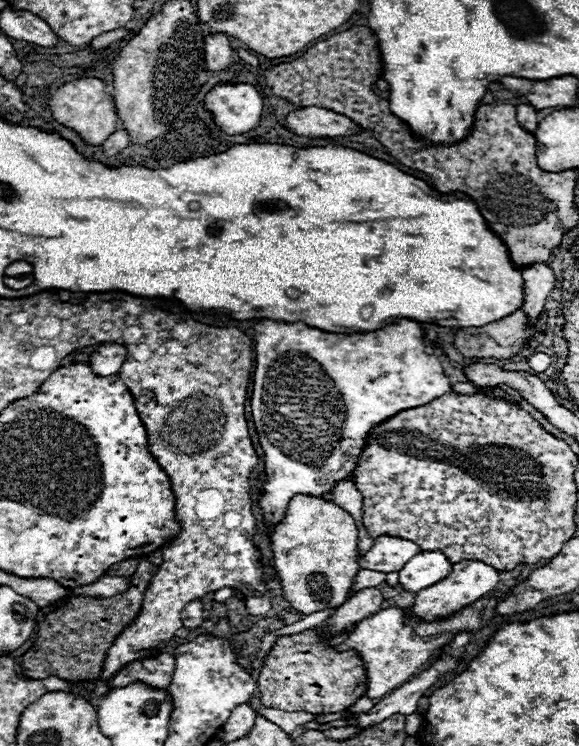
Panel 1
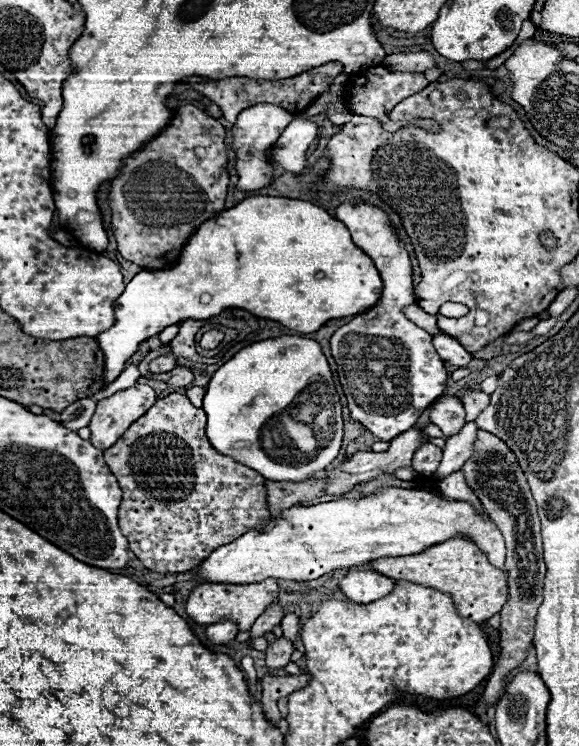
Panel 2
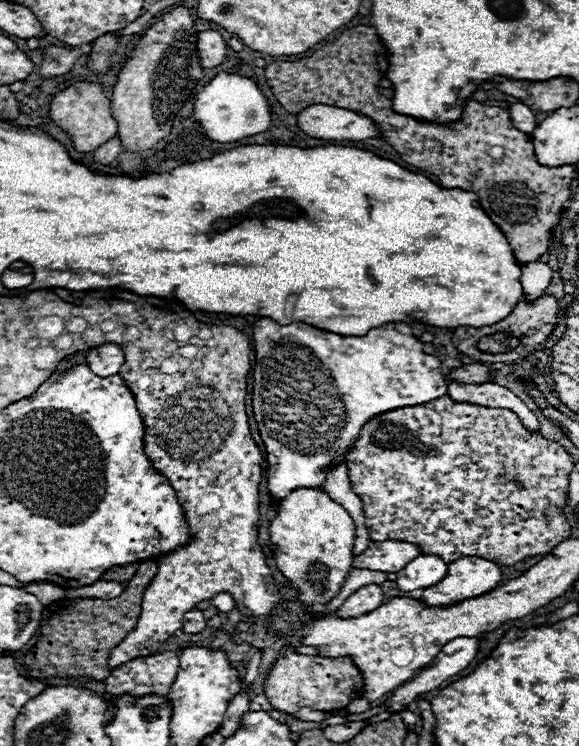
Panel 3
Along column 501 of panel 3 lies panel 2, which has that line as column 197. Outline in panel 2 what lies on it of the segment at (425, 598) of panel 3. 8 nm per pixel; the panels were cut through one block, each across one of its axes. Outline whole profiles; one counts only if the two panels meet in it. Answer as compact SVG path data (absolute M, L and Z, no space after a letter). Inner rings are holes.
M378 488L362 500L340 498L286 510L282 518L272 518L262 530L250 530L214 550L198 566L196 580L220 584L252 584L266 578L316 580L332 570L368 564L376 558L416 554L454 536L472 540L496 568L506 570L506 546L500 530L468 502L448 500L424 490Z

